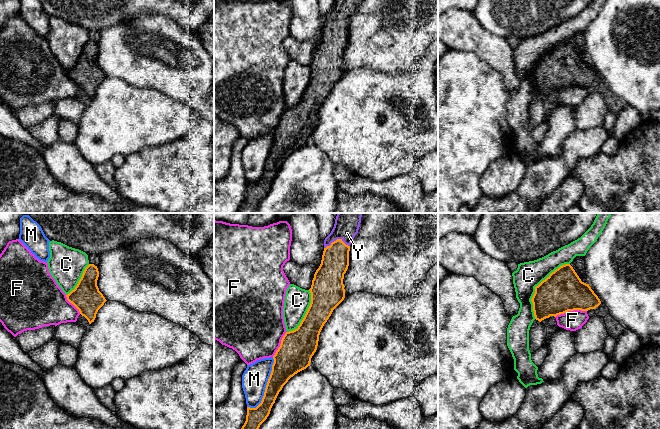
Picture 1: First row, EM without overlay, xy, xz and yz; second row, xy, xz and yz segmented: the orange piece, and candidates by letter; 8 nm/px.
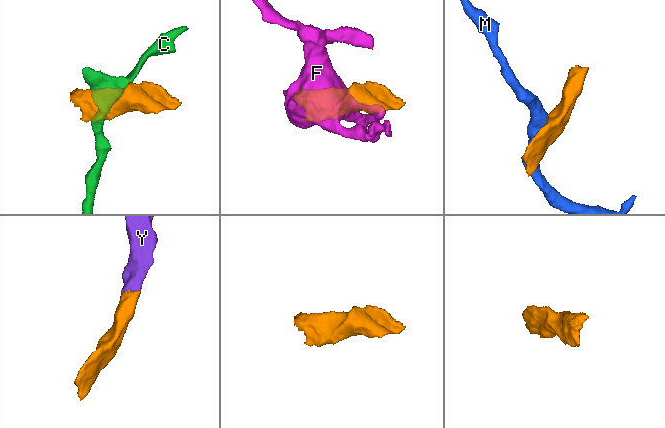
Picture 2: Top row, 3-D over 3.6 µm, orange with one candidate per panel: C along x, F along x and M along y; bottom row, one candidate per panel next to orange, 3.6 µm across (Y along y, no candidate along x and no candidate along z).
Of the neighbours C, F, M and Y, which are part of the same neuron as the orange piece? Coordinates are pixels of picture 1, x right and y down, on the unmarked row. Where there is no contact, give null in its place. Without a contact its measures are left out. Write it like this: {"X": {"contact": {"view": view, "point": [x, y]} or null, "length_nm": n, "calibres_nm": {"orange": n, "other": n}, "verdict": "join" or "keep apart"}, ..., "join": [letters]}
{"C": {"contact": {"view": "yz", "point": [536, 62]}, "length_nm": 550, "calibres_nm": {"orange": 320, "other": 220}, "verdict": "keep apart"}, "F": {"contact": {"view": "yz", "point": [570, 86]}, "length_nm": 260, "calibres_nm": {"orange": 320, "other": 160}, "verdict": "keep apart"}, "M": {"contact": {"view": "xz", "point": [266, 162]}, "length_nm": 460, "calibres_nm": {"orange": 220, "other": 200}, "verdict": "keep apart"}, "Y": {"contact": {"view": "xz", "point": [337, 15]}, "length_nm": 200, "calibres_nm": {"orange": 220, "other": 140}, "verdict": "join"}, "join": ["Y"]}

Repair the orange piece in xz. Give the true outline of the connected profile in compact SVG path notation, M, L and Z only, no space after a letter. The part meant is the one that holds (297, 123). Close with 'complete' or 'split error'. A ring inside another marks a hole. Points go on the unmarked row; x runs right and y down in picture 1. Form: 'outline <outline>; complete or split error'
outline M334 0L324 16L319 44L314 50L311 79L297 105L286 108L273 132L274 139L264 172L256 184L247 183L246 197L238 213L255 213L288 156L310 142L319 111L333 86L344 76L344 50L349 42L350 20L360 0Z; split error

